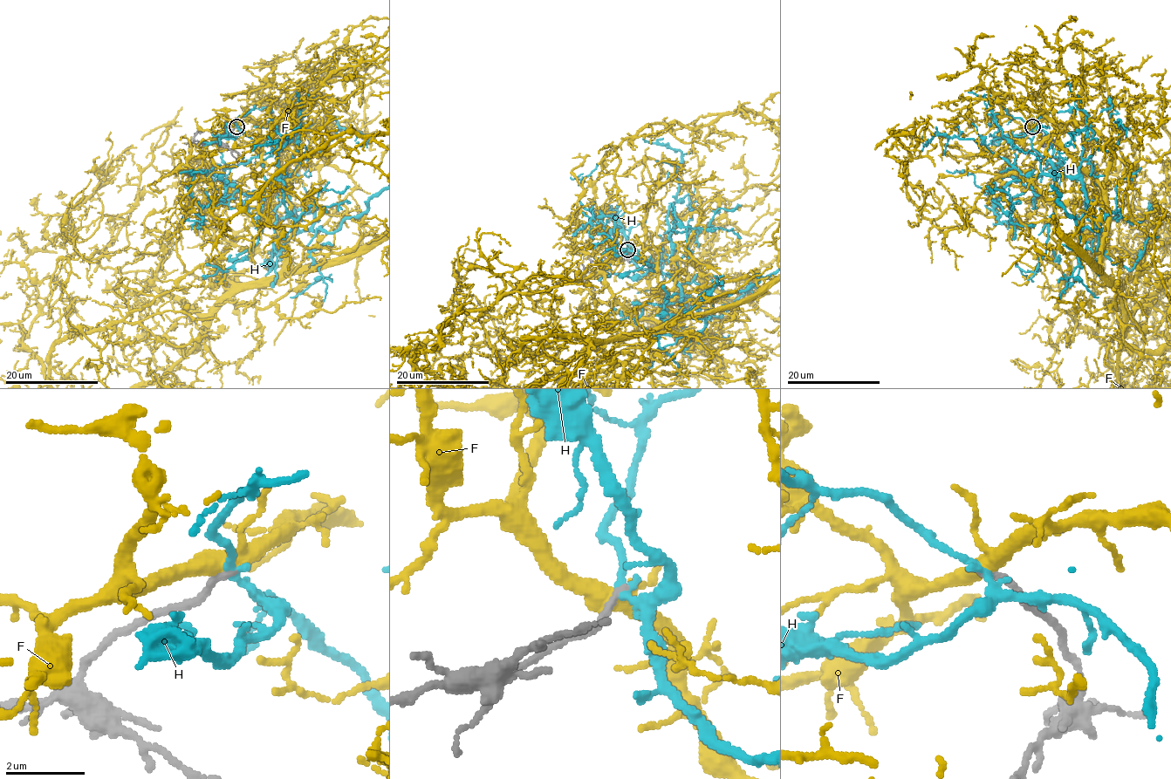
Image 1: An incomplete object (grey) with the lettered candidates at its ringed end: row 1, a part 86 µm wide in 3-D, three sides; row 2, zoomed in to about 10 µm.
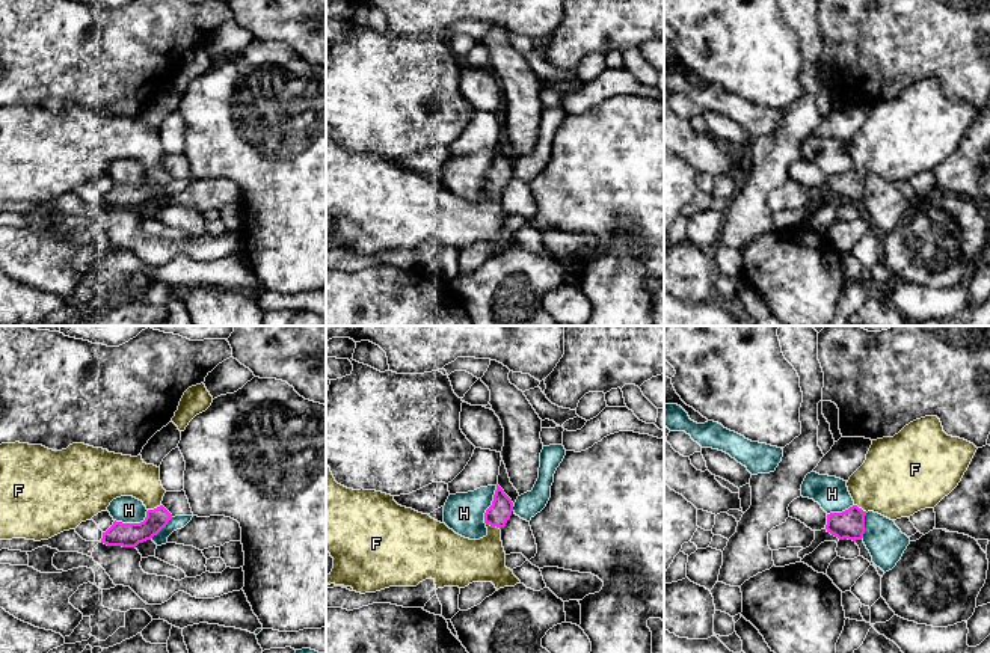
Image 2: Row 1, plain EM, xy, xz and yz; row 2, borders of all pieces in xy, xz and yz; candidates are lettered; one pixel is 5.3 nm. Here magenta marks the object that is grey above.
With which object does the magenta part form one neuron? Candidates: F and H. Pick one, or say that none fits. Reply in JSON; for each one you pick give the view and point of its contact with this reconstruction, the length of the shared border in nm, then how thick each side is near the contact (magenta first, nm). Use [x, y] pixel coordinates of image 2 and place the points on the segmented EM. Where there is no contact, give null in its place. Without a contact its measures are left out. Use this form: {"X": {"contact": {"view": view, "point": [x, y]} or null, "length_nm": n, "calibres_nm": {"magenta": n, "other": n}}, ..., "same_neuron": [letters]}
{"F": {"contact": {"view": "xz", "point": [494, 525]}, "length_nm": 90, "calibres_nm": {"magenta": 120, "other": 240}}, "same_neuron": ["F"]}

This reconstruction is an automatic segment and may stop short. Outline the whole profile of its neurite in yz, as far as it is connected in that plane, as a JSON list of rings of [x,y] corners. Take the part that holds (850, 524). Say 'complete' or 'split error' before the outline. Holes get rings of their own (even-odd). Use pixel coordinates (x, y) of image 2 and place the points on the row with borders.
split error; [[[937,416],[916,419],[893,437],[872,440],[865,463],[847,483],[854,505],[827,514],[827,532],[856,541],[863,538],[868,511],[896,520],[934,508],[958,486],[976,449],[948,436]]]

